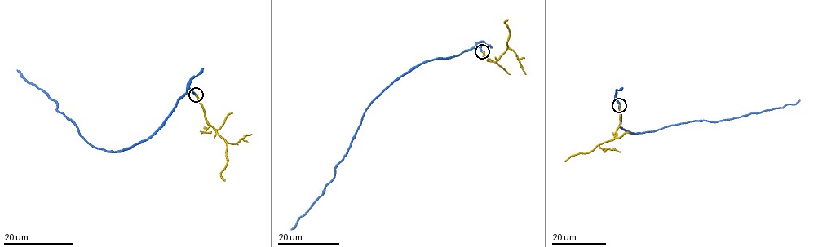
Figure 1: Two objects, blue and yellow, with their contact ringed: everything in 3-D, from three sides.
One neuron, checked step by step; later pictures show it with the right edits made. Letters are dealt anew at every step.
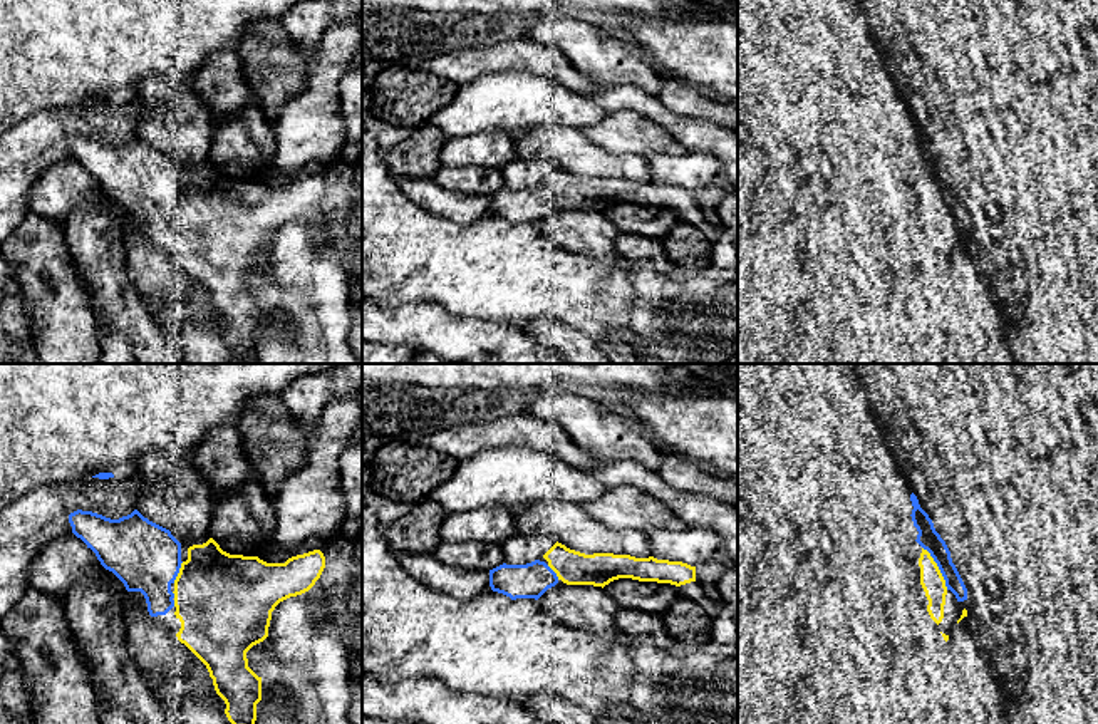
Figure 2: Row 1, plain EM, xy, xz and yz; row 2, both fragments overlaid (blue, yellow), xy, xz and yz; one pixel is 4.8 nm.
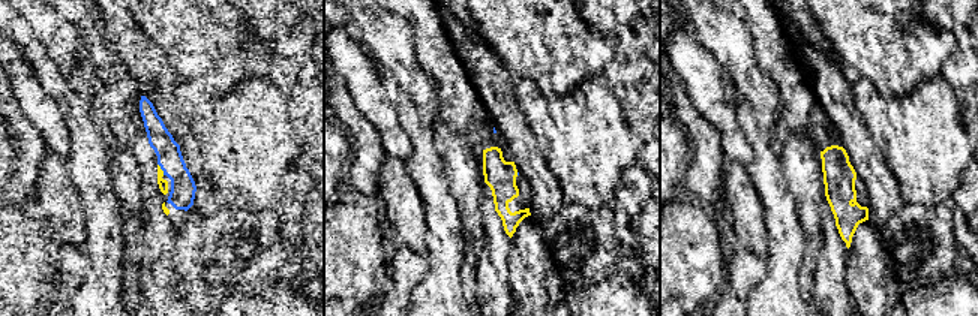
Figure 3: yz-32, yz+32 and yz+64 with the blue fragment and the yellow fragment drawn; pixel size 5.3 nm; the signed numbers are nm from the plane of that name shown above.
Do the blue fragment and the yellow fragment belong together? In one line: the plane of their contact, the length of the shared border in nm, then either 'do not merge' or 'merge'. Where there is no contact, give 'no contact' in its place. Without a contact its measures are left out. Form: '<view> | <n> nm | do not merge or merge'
yz | 240 nm | merge

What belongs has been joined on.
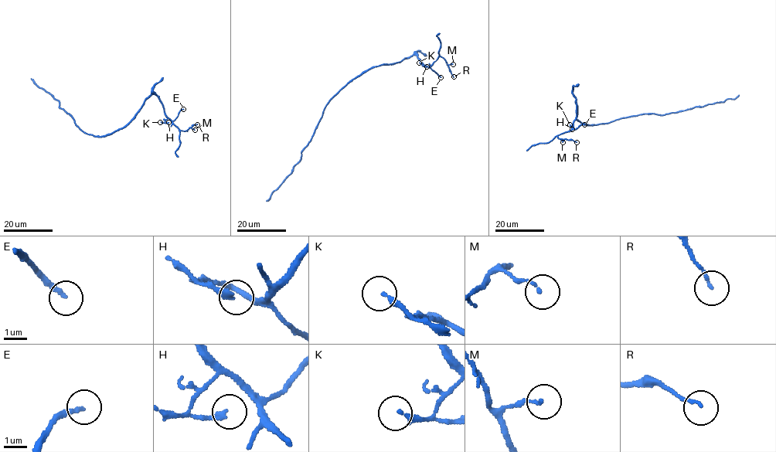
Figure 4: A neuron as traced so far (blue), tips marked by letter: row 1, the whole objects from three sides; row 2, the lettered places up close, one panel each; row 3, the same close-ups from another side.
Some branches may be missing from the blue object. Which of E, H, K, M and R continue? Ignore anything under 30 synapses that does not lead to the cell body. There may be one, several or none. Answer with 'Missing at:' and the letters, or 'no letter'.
Missing at: E

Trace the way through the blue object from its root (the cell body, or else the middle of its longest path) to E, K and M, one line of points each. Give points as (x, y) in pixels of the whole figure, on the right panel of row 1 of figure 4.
E: (590, 125), (577, 120), (574, 95), (576, 117), (573, 127), (574, 130), (584, 124)
K: (590, 125), (577, 120), (574, 95), (576, 118), (572, 126), (570, 124)
M: (590, 125), (577, 120), (574, 95), (576, 119), (572, 129), (557, 136), (565, 139), (563, 142)

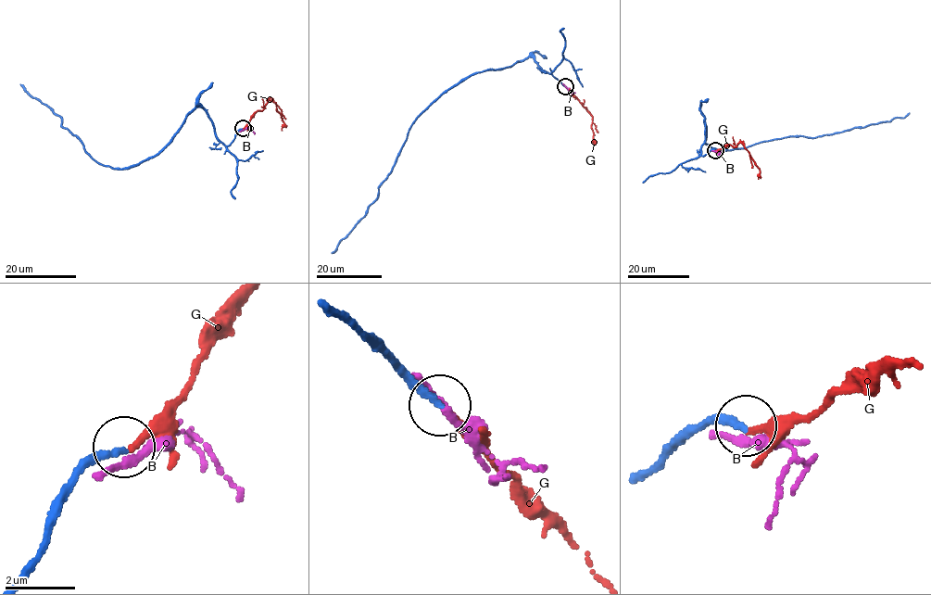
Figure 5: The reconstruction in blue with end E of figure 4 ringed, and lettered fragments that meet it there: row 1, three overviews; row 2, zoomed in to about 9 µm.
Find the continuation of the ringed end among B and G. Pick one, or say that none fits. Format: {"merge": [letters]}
{"merge": ["G"]}

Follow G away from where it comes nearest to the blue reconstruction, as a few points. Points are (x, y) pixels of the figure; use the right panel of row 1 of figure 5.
G: (715, 150), (741, 143), (760, 170), (758, 179)

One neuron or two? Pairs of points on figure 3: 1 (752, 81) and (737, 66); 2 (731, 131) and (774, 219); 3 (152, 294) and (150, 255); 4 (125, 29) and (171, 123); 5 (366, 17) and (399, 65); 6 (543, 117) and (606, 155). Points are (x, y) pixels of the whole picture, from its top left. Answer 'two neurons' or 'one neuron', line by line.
1: one neuron
2: two neurons
3: one neuron
4: one neuron
5: one neuron
6: one neuron

